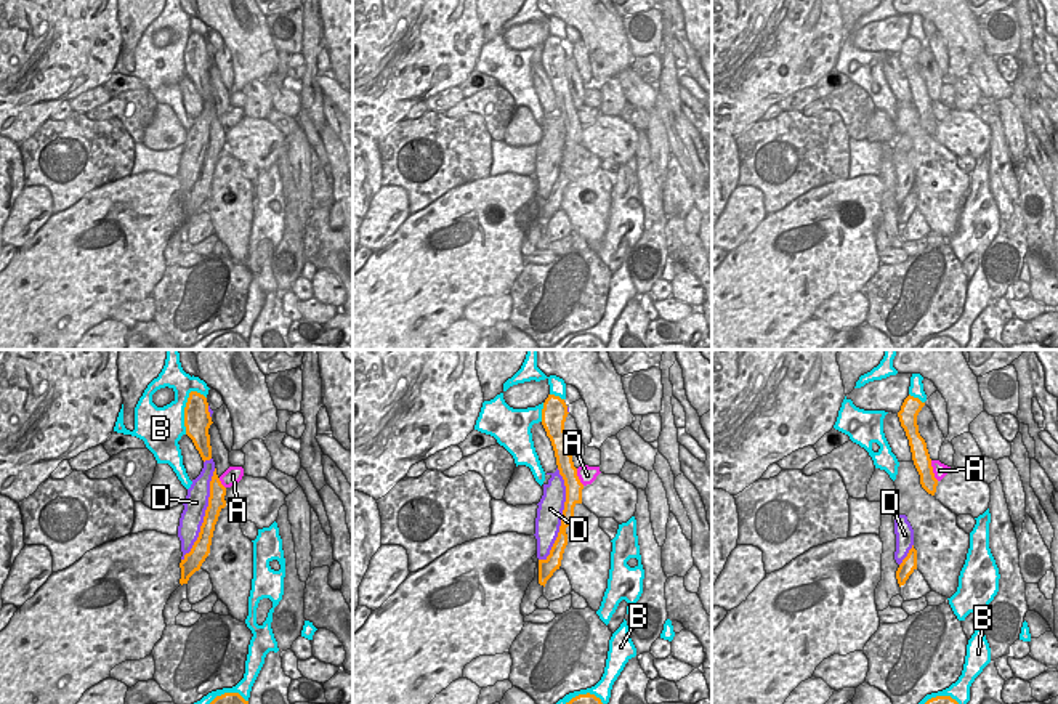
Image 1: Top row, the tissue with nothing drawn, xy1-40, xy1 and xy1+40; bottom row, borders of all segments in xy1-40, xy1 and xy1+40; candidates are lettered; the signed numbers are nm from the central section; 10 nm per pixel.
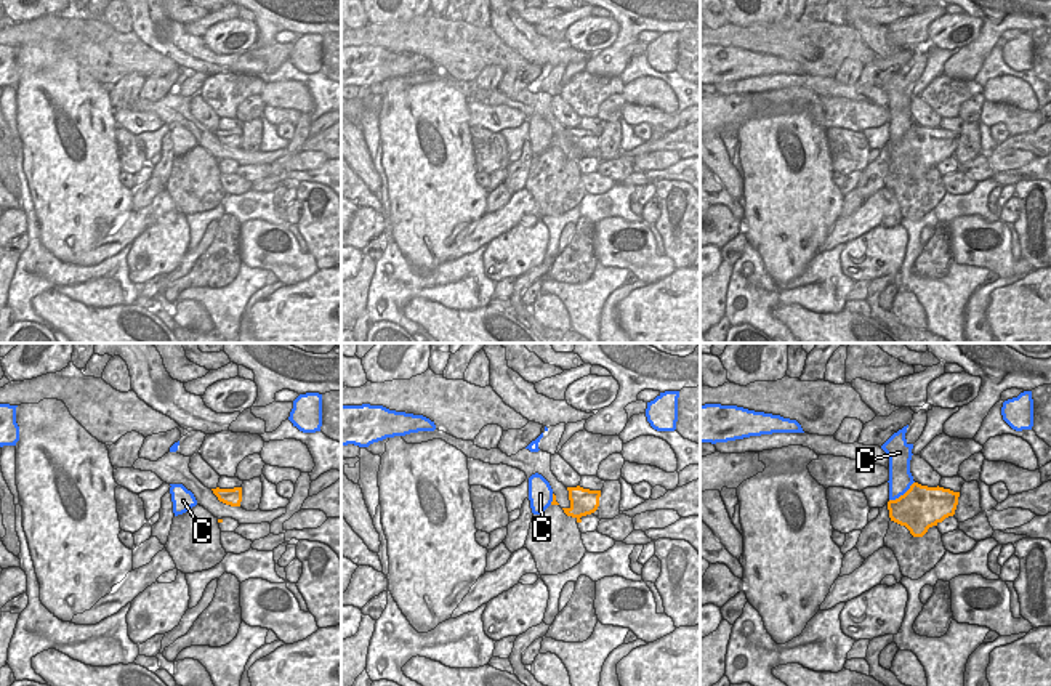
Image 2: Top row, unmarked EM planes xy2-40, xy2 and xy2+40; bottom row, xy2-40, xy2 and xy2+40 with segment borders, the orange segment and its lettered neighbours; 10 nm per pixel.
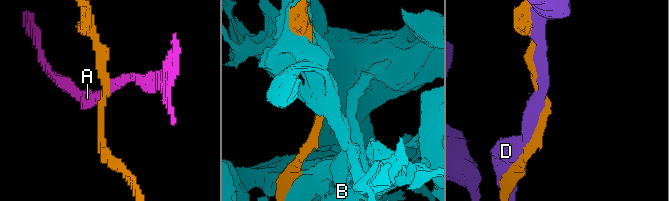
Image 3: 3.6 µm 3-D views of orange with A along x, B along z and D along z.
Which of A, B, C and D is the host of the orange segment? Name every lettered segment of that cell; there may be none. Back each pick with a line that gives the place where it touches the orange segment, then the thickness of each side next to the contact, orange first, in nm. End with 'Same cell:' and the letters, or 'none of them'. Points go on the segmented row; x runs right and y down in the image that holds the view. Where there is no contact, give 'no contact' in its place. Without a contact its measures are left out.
Same cell: none of them

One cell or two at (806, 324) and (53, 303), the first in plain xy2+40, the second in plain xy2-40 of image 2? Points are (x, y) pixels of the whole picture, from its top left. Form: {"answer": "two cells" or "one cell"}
{"answer": "one cell"}

